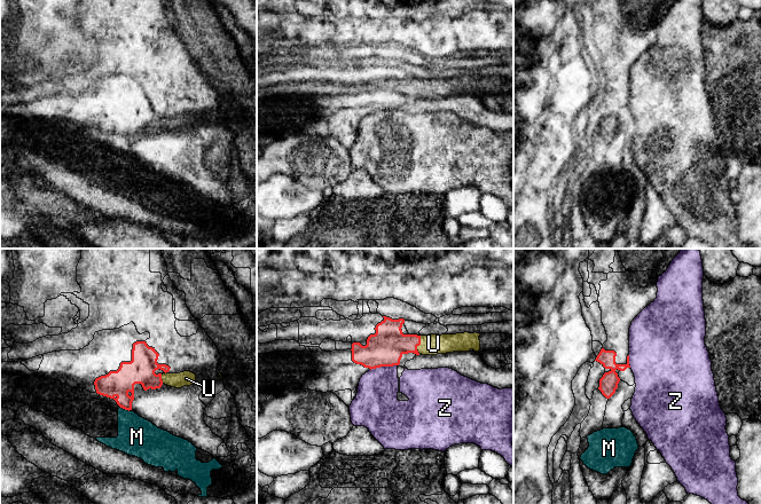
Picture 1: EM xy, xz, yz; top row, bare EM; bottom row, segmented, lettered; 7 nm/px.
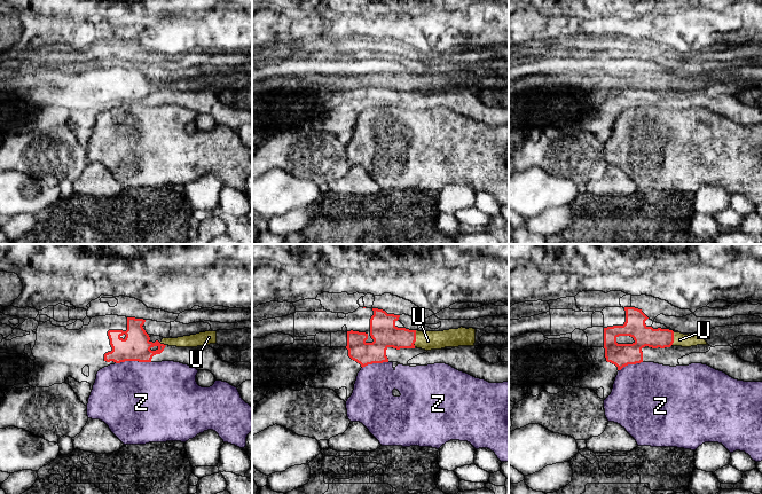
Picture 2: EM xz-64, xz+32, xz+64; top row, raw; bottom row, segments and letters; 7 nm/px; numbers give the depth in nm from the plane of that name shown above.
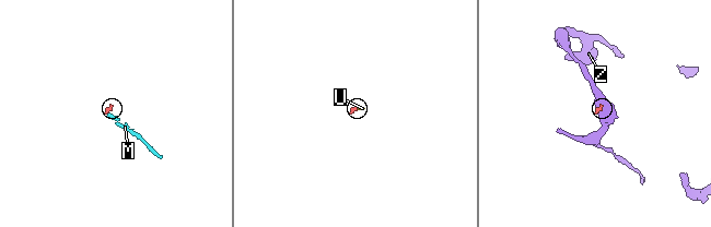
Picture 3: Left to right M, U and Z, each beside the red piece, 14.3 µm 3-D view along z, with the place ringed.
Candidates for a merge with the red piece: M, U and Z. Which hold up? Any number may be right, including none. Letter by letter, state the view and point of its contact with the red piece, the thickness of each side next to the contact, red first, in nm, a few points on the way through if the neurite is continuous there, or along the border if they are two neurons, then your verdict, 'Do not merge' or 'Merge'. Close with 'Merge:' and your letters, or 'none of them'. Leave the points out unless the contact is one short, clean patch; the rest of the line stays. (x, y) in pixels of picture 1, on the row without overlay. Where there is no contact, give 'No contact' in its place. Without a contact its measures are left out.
M: Touches red at xy (125, 152). Thickness 180 nm (red) against 280 nm. Boundary: xy (120, 150), (128, 155). Do not merge
U: Touches red at xz (418, 88). Thickness 260 nm (red) against 140 nm. Path across: xz (384, 92), (389, 88), (418, 88), (433, 87). Merge
Z: Touches red at xz (383, 109). Thickness 260 nm (red) against 300 nm. Do not merge
Merge: U

